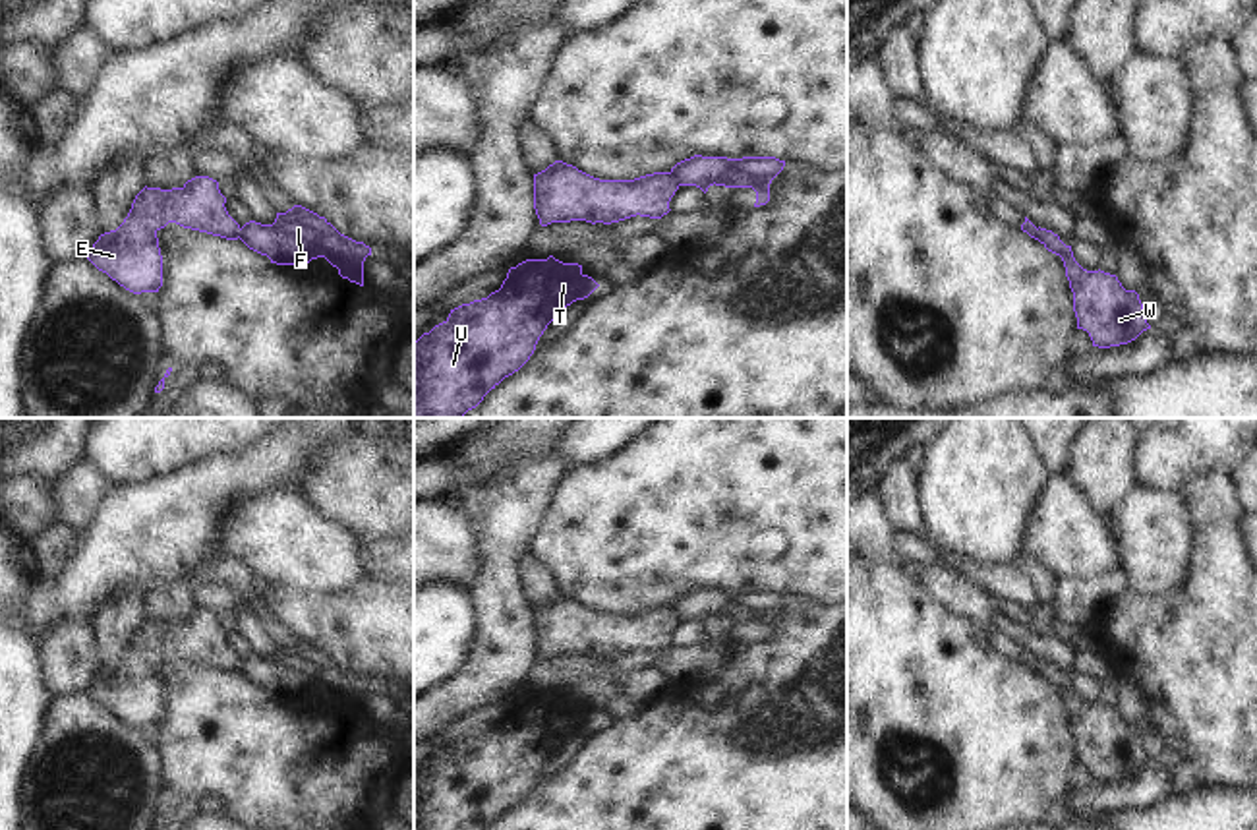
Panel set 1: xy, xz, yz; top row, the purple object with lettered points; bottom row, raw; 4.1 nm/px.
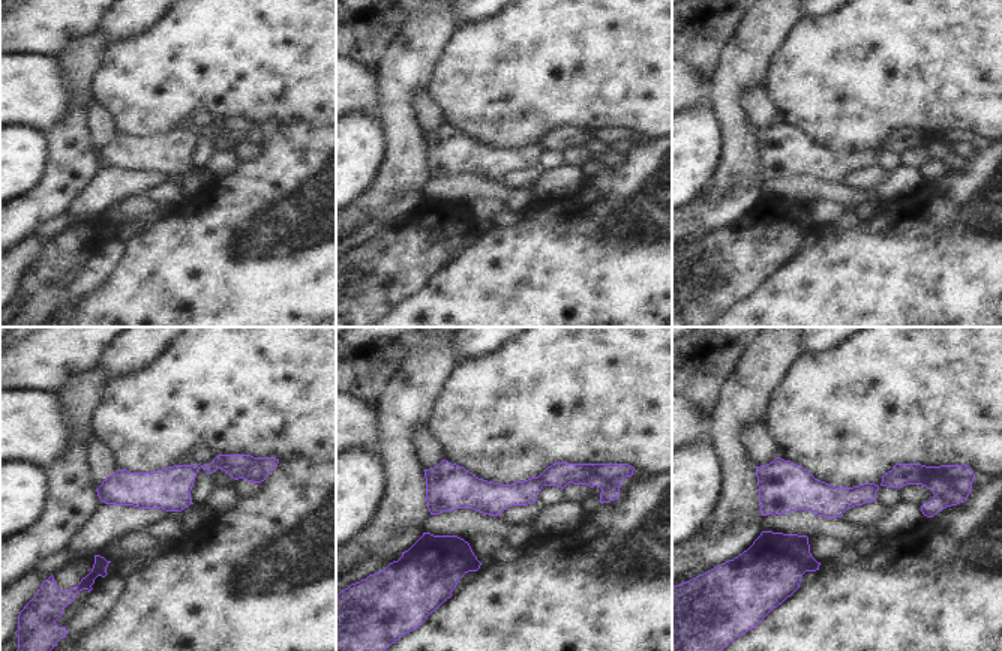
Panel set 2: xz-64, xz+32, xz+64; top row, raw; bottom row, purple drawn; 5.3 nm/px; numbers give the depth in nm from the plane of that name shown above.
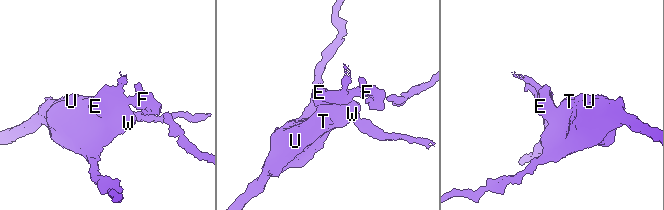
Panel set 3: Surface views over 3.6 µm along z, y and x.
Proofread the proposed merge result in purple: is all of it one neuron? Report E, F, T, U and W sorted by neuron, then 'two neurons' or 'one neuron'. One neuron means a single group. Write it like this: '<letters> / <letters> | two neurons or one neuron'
E T U W / F | two neurons

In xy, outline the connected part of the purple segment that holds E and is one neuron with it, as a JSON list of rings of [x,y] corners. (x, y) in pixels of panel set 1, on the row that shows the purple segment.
[[[195,176],[182,188],[161,190],[143,188],[124,219],[124,222],[110,232],[99,236],[87,253],[87,259],[112,281],[133,294],[159,292],[162,286],[162,255],[159,248],[157,232],[168,222],[176,222],[184,228],[207,232],[226,240],[240,238],[240,224],[228,215],[226,197],[219,190],[219,182],[209,176]]]

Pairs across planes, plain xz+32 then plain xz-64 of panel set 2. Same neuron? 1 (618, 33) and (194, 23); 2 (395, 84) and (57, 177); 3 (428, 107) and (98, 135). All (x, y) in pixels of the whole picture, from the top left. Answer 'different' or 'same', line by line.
1: same
2: same
3: same

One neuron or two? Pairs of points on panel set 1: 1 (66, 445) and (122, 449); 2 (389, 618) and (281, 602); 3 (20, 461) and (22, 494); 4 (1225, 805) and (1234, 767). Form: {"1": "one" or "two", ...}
{"1": "two", "2": "one", "3": "two", "4": "two"}

